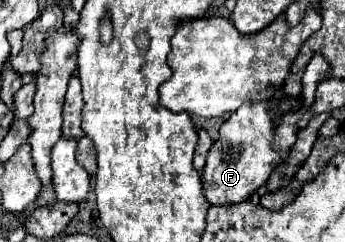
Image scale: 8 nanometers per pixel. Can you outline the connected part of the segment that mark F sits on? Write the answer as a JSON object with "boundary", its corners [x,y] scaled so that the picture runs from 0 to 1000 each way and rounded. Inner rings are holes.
{"boundary":[[[907,227],[896,252],[884,310],[878,310],[878,426],[867,459],[832,459],[814,475],[809,508],[791,508],[791,475],[780,467],[780,417],[757,426],[704,426],[693,459],[670,475],[658,508],[635,533],[635,574],[617,591],[612,624],[600,632],[600,665],[583,715],[588,806],[612,847],[670,847],[716,831],[728,806],[745,798],[757,764],[774,756],[791,698],[820,674],[832,624],[849,607],[861,574],[861,500],[913,417],[913,360],[930,326],[954,302],[954,260],[930,227]]]}

